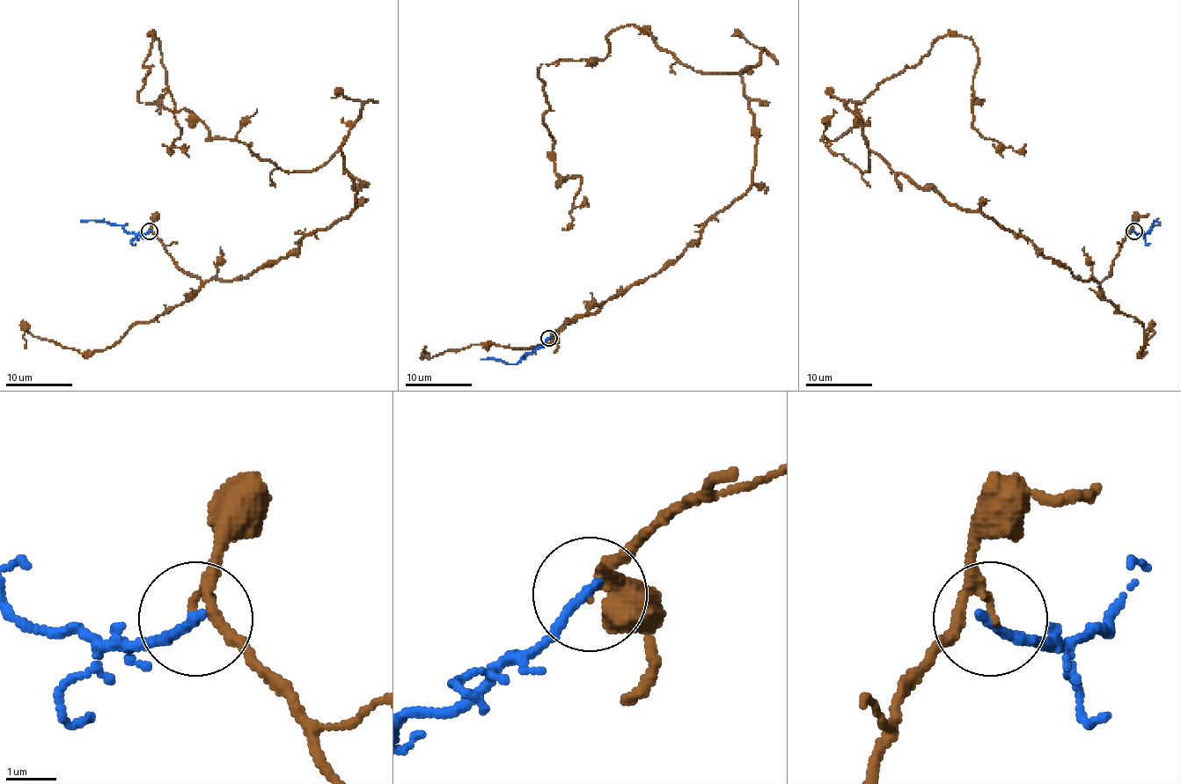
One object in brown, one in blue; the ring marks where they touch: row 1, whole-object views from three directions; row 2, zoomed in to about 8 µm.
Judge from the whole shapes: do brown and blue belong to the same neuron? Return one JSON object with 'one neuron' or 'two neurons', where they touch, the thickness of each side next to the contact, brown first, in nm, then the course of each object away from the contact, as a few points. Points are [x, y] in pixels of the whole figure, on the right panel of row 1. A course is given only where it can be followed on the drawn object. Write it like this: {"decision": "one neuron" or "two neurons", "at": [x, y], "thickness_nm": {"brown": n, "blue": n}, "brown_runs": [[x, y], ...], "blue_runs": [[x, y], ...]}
{"decision": "two neurons", "at": [1134, 231], "thickness_nm": {"brown": 140, "blue": 200}, "brown_runs": [[1133, 231], [1111, 274], [1082, 280], [820, 139], [948, 34], [978, 53], [974, 128], [1024, 143]], "blue_runs": [[1133, 231], [1148, 233], [1160, 223], [1155, 222]]}

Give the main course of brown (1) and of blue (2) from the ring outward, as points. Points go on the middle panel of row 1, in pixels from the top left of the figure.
1: (548, 338), (751, 183), (743, 78), (627, 24), (604, 59), (539, 67), (555, 170), (580, 179), (562, 228)
2: (548, 338), (542, 346), (516, 364), (480, 359)

